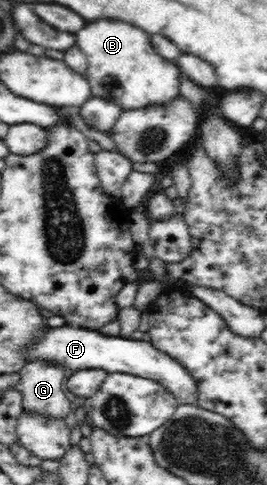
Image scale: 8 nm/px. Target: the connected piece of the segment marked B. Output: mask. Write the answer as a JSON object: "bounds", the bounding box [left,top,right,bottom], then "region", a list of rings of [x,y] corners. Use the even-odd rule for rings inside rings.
{"bounds":[76,20,180,111],"region":[[[97,20],[81,28],[76,40],[89,62],[85,77],[91,80],[93,97],[113,102],[123,111],[135,111],[147,106],[173,103],[180,96],[180,68],[153,50],[149,34],[143,30],[119,20]]]}

